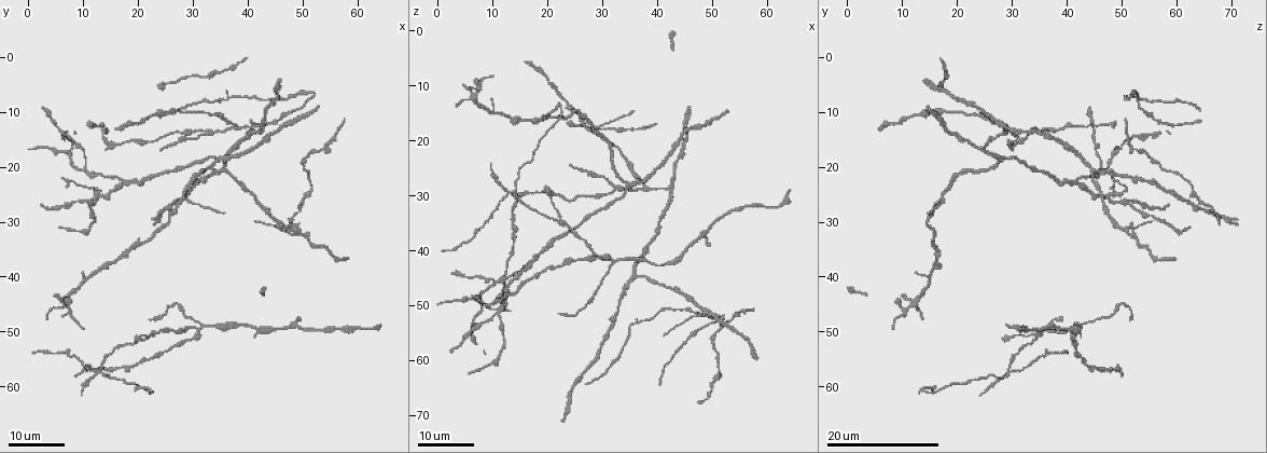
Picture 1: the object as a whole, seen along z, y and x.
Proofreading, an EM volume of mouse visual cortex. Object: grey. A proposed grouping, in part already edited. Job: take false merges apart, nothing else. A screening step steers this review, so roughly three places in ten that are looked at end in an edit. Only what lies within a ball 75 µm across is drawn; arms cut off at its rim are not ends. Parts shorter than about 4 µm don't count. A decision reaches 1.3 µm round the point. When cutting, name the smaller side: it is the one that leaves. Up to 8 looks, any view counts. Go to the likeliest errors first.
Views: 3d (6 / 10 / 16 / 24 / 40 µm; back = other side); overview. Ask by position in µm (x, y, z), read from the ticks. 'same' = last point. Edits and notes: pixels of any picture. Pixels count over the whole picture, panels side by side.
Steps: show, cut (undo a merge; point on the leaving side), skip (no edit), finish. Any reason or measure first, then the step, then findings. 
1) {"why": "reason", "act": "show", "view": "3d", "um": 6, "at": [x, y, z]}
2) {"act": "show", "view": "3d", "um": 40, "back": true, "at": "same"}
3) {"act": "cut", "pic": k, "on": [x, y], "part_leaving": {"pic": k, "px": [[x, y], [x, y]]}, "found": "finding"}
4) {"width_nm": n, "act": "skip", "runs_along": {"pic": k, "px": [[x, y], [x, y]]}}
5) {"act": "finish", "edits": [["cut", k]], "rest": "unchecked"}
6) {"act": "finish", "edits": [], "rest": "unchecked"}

{"why": "four arms meet", "act": "show", "view": "3d", "um": 16, "at": [13.0, 57.0, 29.0]}

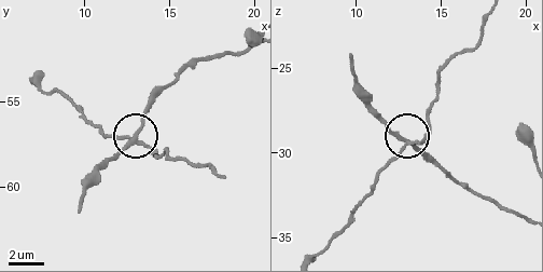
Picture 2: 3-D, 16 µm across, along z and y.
{"why": "closer look", "act": "show", "view": "3d", "um": 10, "at": [13.0, 57.0, 29.3]}

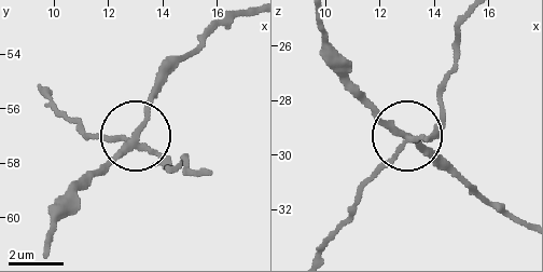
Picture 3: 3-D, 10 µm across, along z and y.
{"act": "show", "view": "3d", "um": 10, "back": true, "at": [12.8, 57.0, 29.4]}

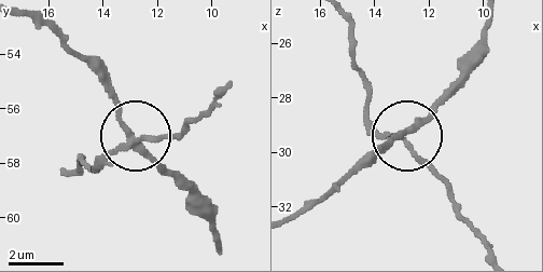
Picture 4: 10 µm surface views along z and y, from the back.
{"side_arm_um": 18, "act": "cut", "pic": 4, "on": [95, 167], "part_leaving": {"pic": 4, "px": [[126, 141], [94, 170], [80, 155], [78, 167], [66, 170]]}, "found": "a second cell is stuck on"}

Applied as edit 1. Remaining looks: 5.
{"act": "show", "view": "overview"}

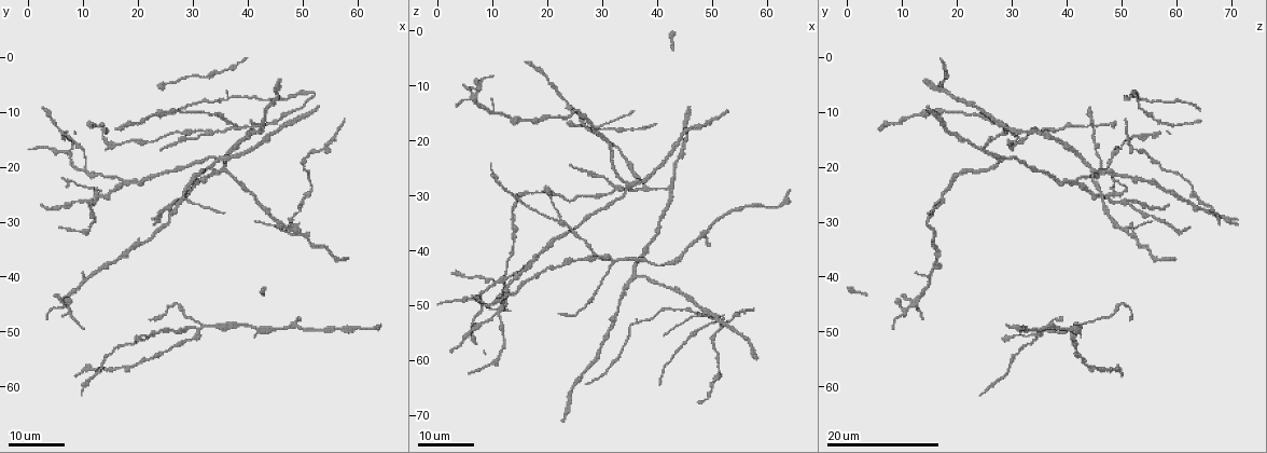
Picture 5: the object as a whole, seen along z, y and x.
{"act": "show", "view": "3d", "um": 24, "at": [48.5, 32.0, 51.5]}

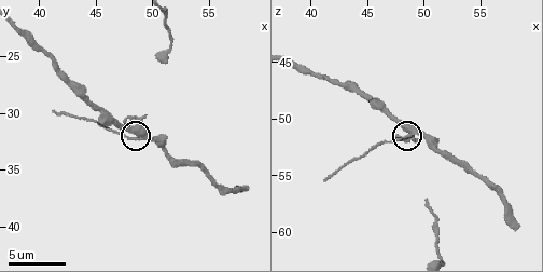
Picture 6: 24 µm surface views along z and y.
{"act": "show", "view": "3d", "um": 6, "at": [48.6, 32.2, 51.4]}

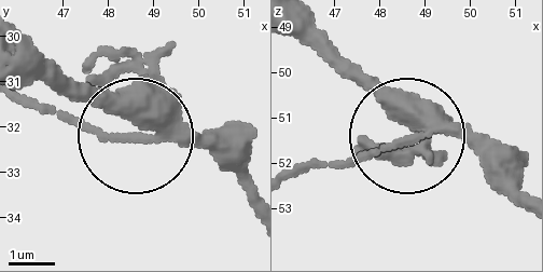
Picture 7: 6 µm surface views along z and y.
{"act": "show", "view": "3d", "um": 6, "back": true, "at": [48.65, 32.25, 51.45]}

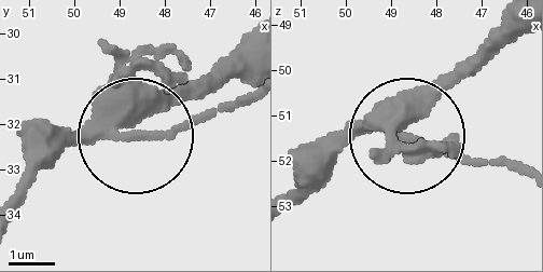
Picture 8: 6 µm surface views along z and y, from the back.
{"width_nm": 290, "act": "skip", "found": "all the same cell"}

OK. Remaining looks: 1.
{"act": "finish", "edits": [["cut", 4]], "rest": "unchecked"}

